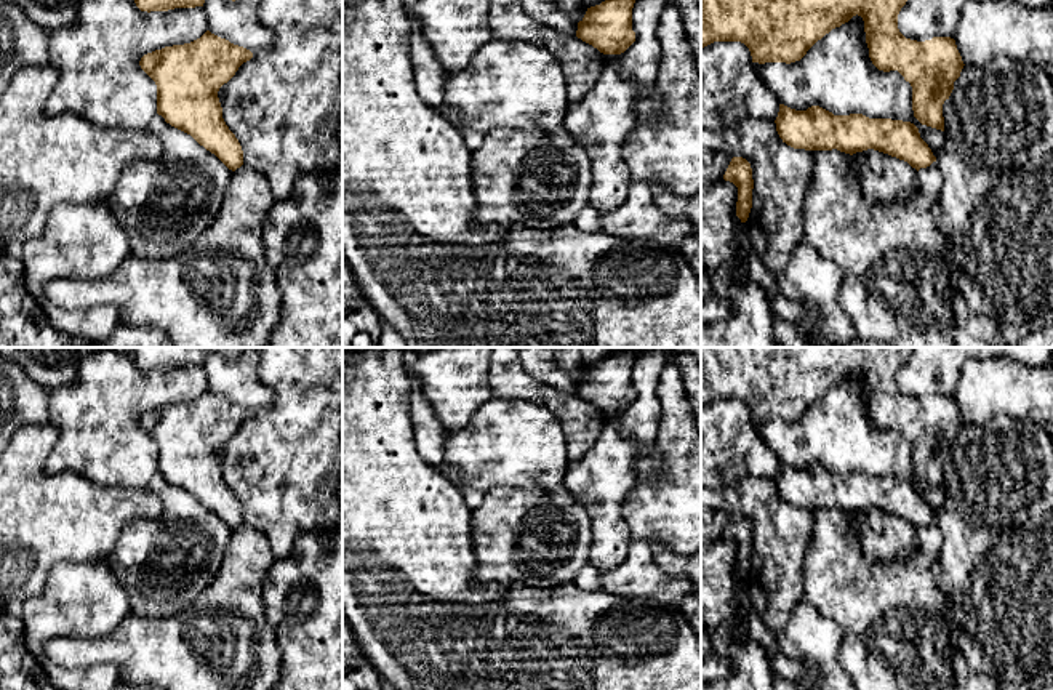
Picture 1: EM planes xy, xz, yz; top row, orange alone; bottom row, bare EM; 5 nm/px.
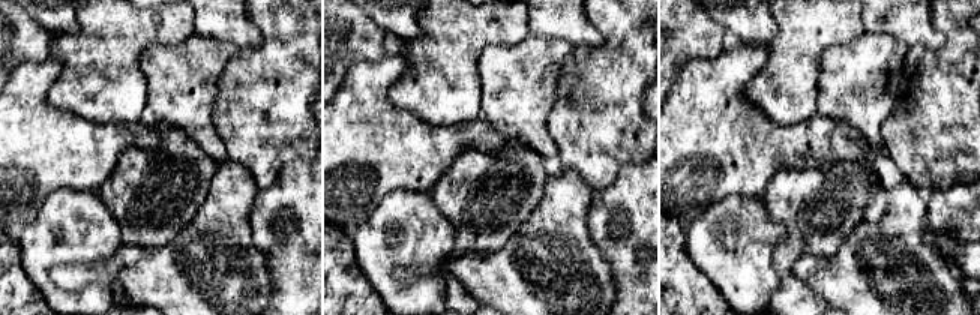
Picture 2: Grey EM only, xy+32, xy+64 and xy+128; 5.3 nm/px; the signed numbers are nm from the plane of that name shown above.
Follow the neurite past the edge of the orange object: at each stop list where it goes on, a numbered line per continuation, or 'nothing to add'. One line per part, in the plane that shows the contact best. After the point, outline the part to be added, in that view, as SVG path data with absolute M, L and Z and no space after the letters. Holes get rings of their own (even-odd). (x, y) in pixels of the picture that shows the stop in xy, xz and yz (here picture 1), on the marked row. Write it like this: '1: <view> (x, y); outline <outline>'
1: yz (930, 178); outline M933 162L927 168L917 171L920 181L920 191L933 202L938 202L943 191L943 175L938 163Z

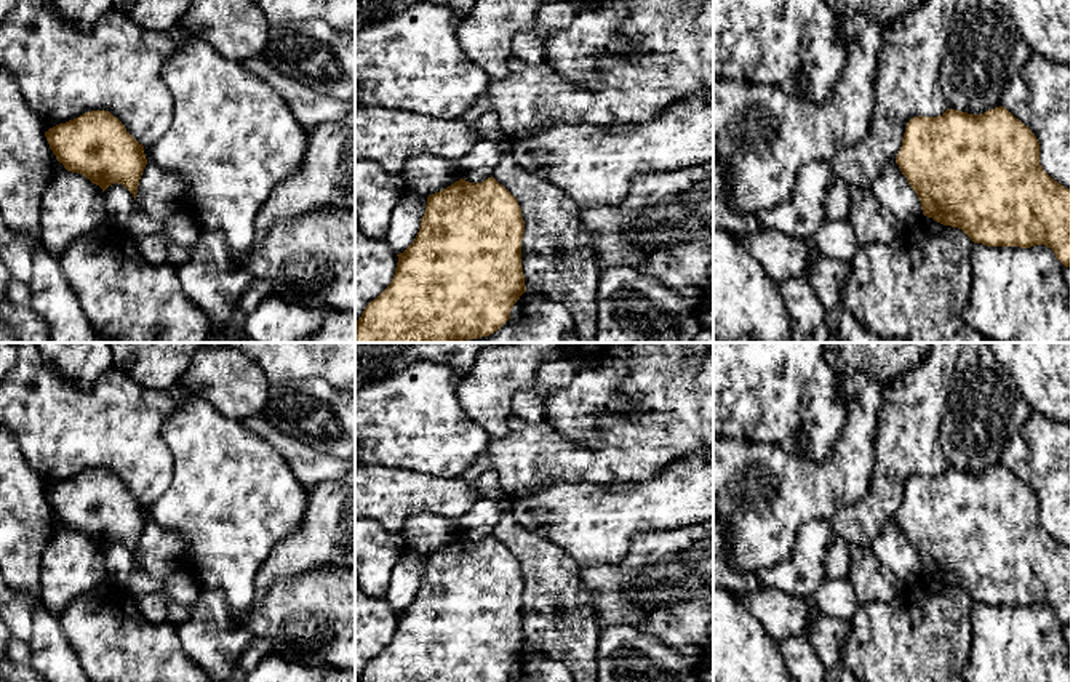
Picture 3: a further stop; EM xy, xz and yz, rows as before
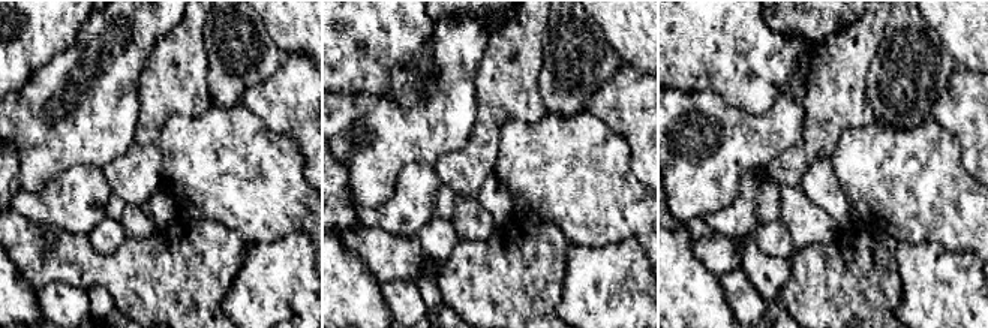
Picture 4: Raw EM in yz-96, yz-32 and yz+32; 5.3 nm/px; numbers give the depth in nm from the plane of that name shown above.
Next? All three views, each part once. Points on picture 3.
nothing to add

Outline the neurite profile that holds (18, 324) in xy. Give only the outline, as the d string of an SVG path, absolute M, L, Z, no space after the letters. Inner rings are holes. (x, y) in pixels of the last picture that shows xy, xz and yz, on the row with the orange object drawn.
M0 304L0 343L50 343L48 323L30 306Z

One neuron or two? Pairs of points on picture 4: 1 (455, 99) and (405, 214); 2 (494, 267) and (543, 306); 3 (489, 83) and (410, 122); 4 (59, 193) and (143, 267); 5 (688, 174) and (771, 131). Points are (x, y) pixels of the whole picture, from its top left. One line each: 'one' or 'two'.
1: two
2: one
3: two
4: two
5: one

